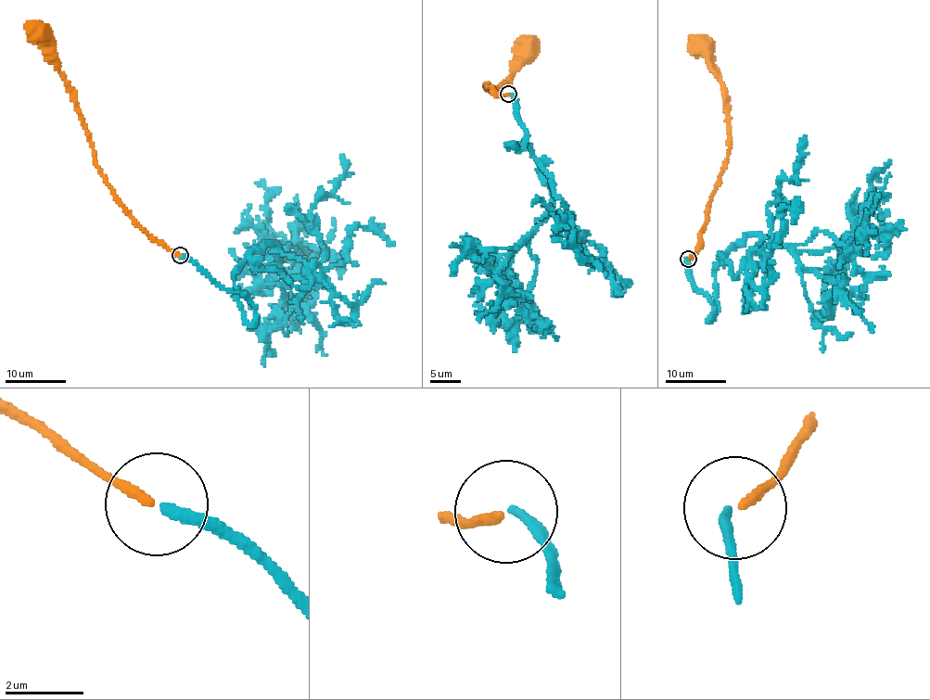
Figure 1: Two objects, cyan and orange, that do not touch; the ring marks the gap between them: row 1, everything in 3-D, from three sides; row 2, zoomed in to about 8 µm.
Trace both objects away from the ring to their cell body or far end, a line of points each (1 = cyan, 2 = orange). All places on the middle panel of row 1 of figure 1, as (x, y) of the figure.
1: (508, 94), (526, 138), (520, 150), (507, 147), (526, 143), (575, 241), (587, 232), (601, 264), (628, 284)
2: (507, 94), (496, 95), (487, 82), (491, 91), (507, 83), (529, 54), (527, 47)

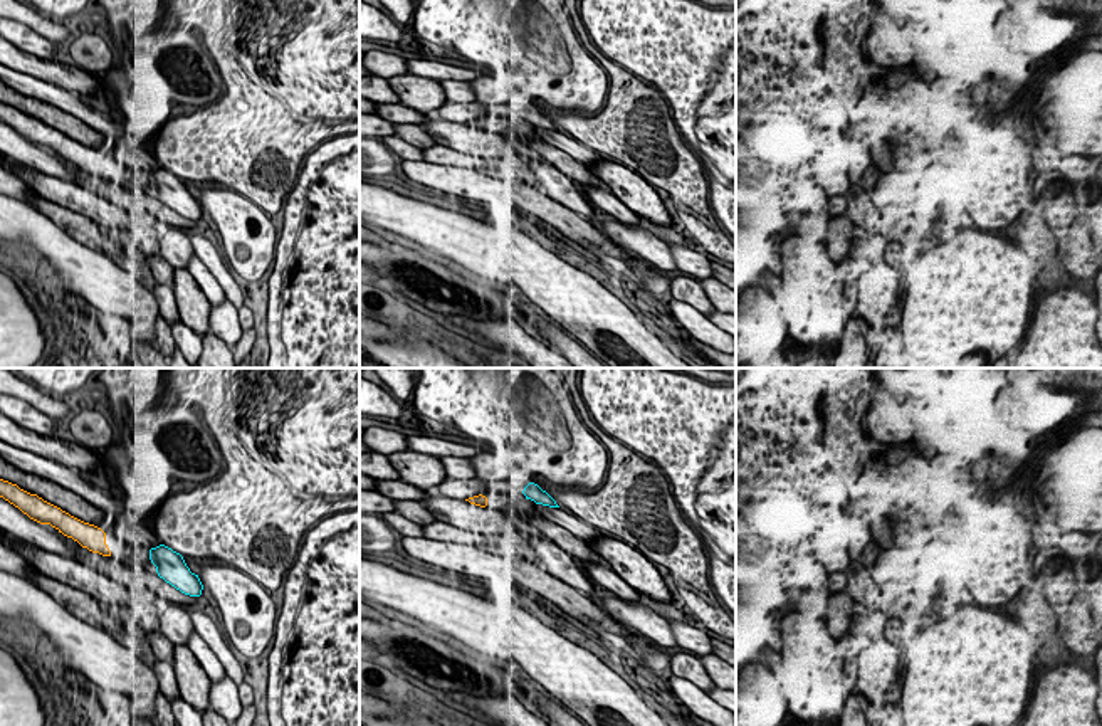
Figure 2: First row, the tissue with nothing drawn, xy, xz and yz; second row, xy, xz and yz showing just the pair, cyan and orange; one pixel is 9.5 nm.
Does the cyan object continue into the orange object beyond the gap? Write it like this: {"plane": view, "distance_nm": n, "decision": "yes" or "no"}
{"plane": "xz", "distance_nm": 360, "decision": "no"}

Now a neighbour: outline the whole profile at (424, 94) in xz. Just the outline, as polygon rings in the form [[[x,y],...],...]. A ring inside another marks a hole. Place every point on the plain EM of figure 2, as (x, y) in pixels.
[[[412,74],[388,79],[390,87],[400,97],[400,104],[428,114],[447,103],[440,81],[417,77]]]

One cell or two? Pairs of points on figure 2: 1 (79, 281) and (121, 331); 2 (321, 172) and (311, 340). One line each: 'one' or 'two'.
1: two
2: one

